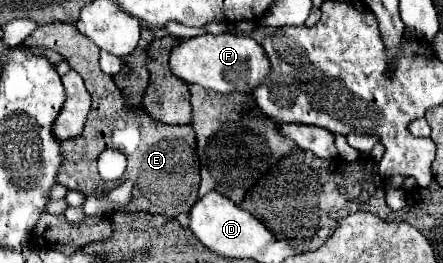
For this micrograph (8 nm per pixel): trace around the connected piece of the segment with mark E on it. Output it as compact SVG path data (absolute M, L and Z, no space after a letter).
M42 24L42 26L36 26L36 30L24 40L24 44L26 46L44 46L44 48L60 52L62 58L74 70L80 72L80 76L84 78L84 84L86 84L86 88L92 96L92 110L88 114L82 136L62 142L64 164L58 172L58 182L68 186L70 190L78 190L86 196L106 194L108 190L112 190L112 184L100 184L100 174L96 170L96 160L98 160L102 150L116 148L116 150L122 150L128 158L128 168L124 172L124 178L134 182L132 210L164 214L164 216L170 216L170 218L178 218L180 214L188 214L190 206L198 200L198 186L200 186L200 162L198 162L198 154L196 154L196 138L194 138L196 132L194 132L192 124L168 126L168 124L156 122L146 110L142 110L142 106L128 106L122 90L118 90L118 86L114 86L114 76L108 76L100 70L100 64L98 64L100 50L98 50L98 46L90 38L86 38L76 26L70 26L70 24Z

